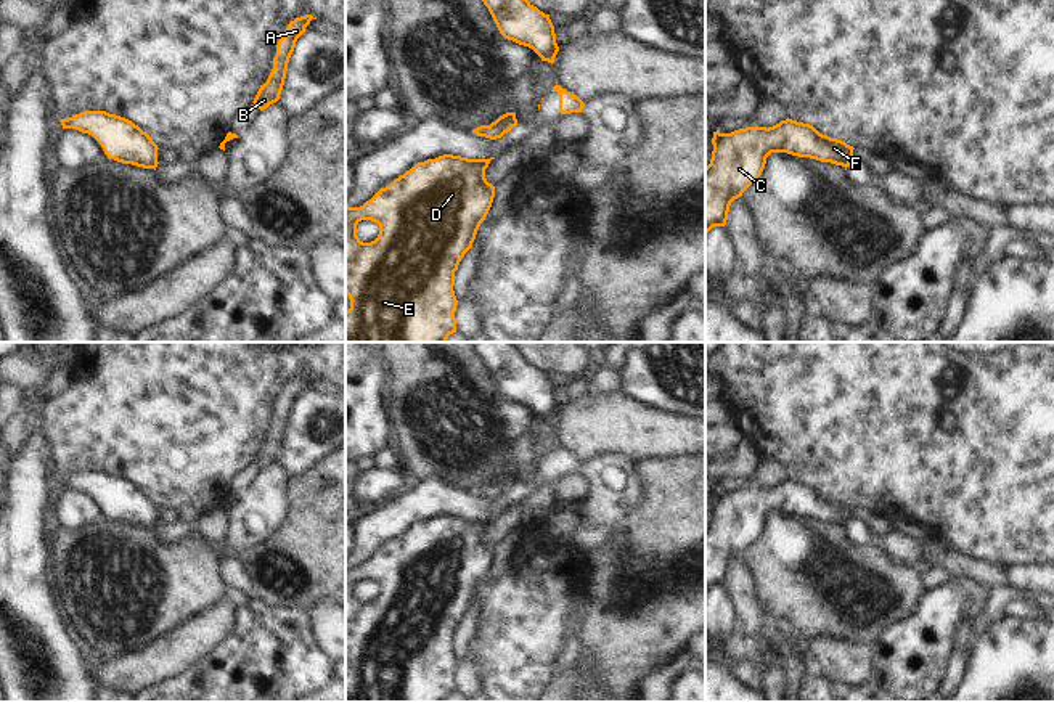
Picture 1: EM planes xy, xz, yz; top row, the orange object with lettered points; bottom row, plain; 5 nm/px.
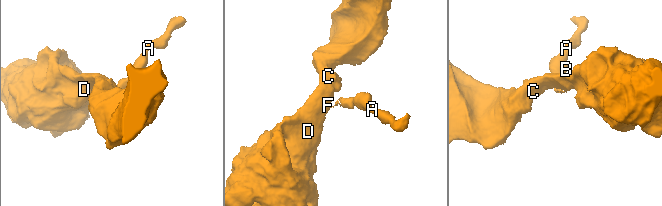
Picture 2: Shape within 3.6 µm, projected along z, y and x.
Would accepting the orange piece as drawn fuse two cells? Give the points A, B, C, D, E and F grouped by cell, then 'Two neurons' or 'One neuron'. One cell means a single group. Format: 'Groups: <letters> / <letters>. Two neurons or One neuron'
Groups: A B / C D E F. Two neurons.

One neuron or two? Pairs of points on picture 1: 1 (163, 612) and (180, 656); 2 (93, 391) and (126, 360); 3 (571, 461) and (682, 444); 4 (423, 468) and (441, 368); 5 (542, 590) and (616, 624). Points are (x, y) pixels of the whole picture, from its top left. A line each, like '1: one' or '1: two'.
1: two
2: one
3: two
4: one
5: two

